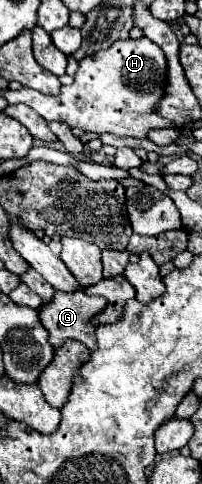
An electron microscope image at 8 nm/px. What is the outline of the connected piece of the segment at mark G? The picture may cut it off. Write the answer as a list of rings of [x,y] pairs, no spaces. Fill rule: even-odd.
[[[55,290],[53,302],[43,302],[43,306],[37,312],[39,312],[41,324],[49,332],[49,342],[53,346],[61,346],[67,338],[73,338],[73,340],[83,342],[89,350],[93,350],[95,348],[95,328],[97,326],[95,324],[89,324],[89,322],[105,306],[107,306],[107,300],[105,298],[101,298],[101,296],[89,296],[83,290],[75,290],[75,292],[69,292],[69,294]]]

